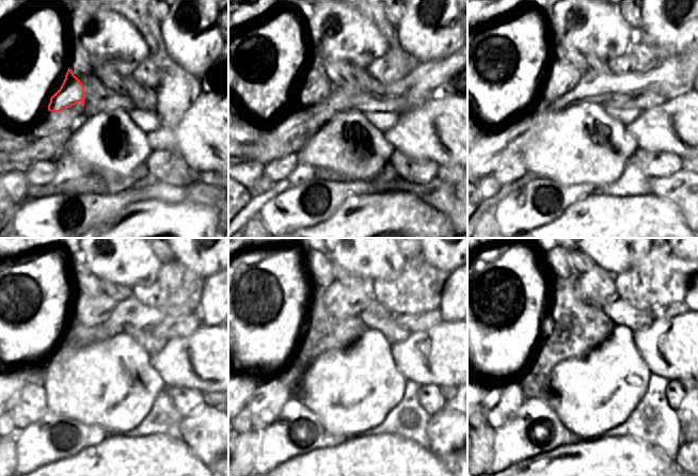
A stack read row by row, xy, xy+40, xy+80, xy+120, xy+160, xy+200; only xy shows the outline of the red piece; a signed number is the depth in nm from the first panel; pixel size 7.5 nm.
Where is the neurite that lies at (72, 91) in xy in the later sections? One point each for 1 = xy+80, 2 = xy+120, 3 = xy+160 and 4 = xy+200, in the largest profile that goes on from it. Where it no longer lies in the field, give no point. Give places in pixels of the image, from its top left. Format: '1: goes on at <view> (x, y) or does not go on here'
1: goes on at xy+80 (562, 76)
2: goes on at xy+120 (92, 311)
3: goes on at xy+160 (350, 295)
4: goes on at xy+200 (597, 287)

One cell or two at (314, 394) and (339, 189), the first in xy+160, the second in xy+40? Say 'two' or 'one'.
two

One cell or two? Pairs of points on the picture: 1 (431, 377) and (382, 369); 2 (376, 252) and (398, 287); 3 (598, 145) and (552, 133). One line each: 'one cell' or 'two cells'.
1: two cells
2: two cells
3: one cell

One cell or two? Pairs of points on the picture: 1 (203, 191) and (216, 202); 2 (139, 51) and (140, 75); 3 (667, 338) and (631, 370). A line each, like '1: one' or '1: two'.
1: one
2: two
3: two

